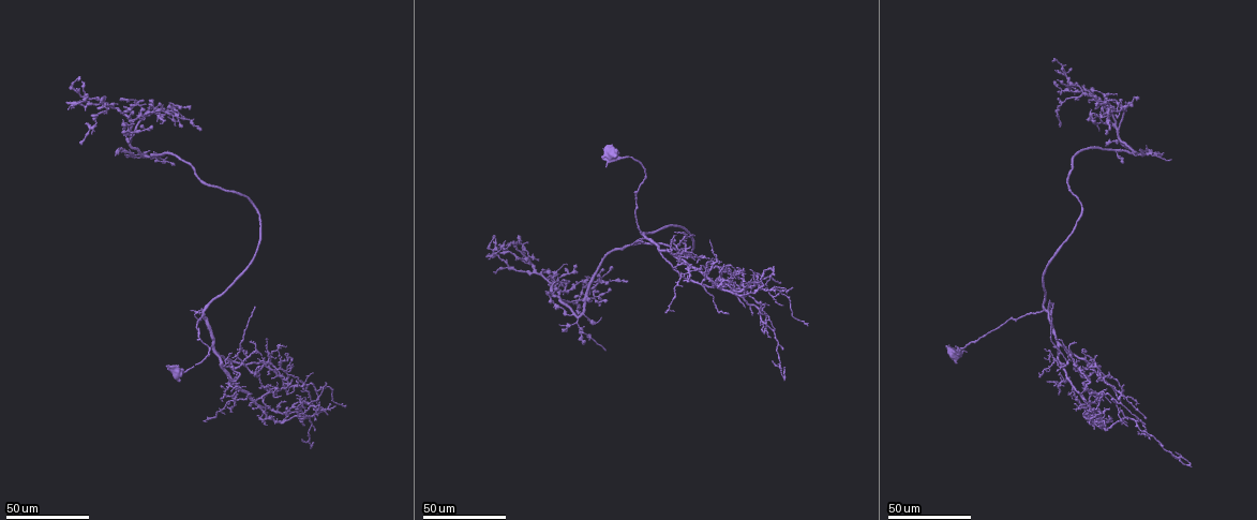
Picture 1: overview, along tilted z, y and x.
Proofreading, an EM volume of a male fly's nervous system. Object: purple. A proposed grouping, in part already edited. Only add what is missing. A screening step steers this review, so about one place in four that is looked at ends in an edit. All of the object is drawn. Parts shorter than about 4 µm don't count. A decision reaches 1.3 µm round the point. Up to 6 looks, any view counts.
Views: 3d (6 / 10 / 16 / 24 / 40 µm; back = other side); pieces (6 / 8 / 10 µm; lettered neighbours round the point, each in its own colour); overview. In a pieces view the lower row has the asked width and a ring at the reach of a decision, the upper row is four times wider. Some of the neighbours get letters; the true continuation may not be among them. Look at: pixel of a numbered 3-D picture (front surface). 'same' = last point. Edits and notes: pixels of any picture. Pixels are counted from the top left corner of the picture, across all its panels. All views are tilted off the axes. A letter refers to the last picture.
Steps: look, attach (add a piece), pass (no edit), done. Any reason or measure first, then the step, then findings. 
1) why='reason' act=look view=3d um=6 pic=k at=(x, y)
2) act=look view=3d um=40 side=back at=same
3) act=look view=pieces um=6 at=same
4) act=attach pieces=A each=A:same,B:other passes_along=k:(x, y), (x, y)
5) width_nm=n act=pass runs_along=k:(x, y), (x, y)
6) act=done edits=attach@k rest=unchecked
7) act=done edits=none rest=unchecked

why='an open end' act=look view=3d um=40 pic=1 at=(763, 314)

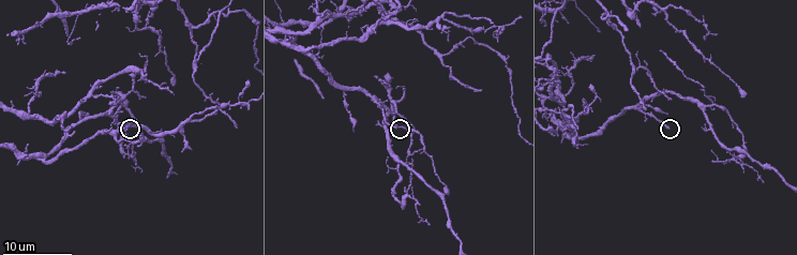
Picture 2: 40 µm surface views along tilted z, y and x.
act=look view=pieces um=8 pic=2 at=(666, 127)

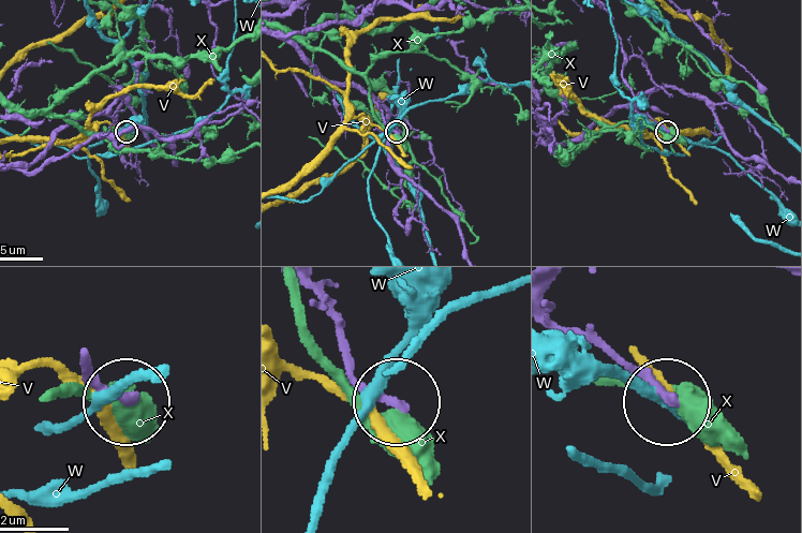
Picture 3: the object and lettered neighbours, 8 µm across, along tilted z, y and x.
act=pass each=V:other,W:other,X:other found='no lettered piece goes on from it'

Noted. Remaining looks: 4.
why='tapers out' act=look view=3d um=16 pic=2 at=(235, 128)

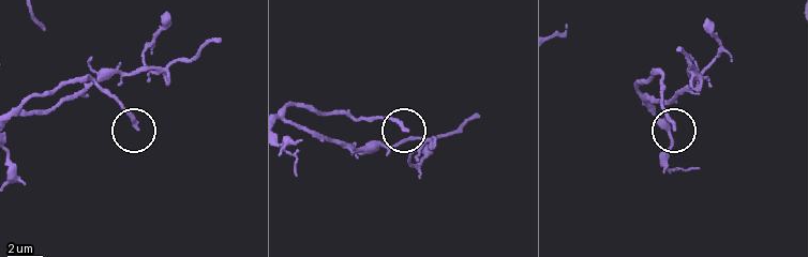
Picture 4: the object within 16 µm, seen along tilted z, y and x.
act=look view=pieces um=10 pic=4 at=(673, 129)

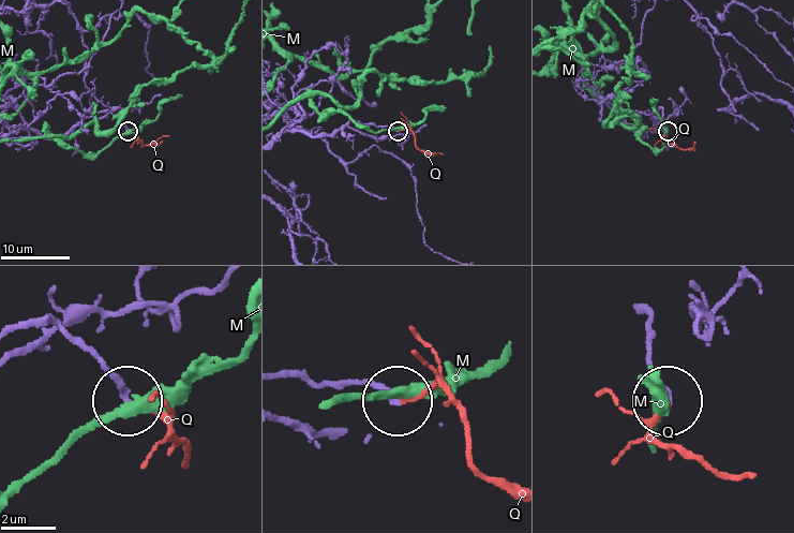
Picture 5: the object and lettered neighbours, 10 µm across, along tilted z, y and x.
act=pass each=M:other,Q:other runs_along=5:(11, 329), (58, 327), (123, 397) found='none of them fits'

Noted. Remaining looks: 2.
why='long arm stops here' act=look view=3d um=16 pic=2 at=(480, 91)

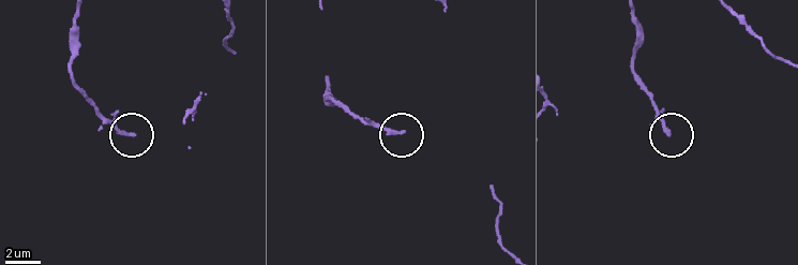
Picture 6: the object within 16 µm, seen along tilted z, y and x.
why='what lies round it' act=look view=pieces um=8 pic=6 at=(132, 135)

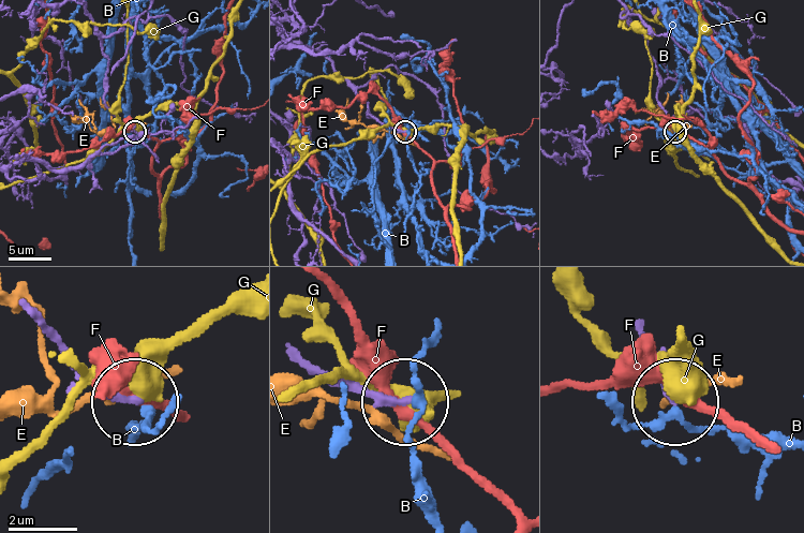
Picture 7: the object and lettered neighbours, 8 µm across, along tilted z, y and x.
act=pass each=B:other,E:other,F:other,G:other runs_along=7:(42, 327), (129, 396) found='no lettered piece goes on from it'

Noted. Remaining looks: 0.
act=done edits=none rest=unchecked

